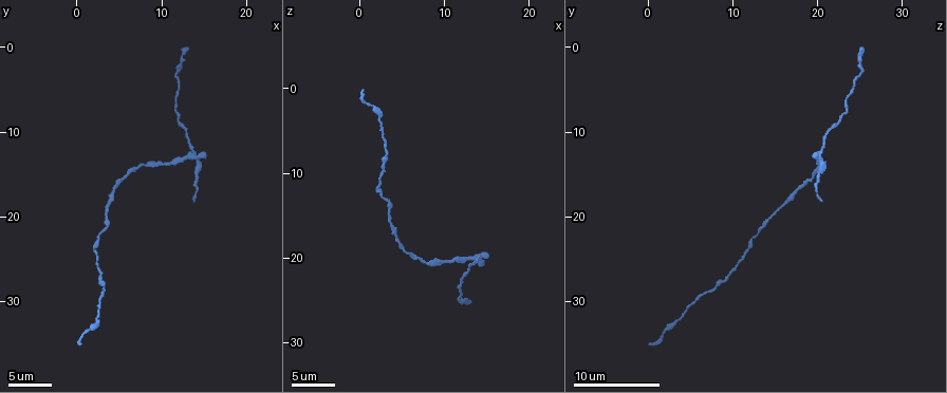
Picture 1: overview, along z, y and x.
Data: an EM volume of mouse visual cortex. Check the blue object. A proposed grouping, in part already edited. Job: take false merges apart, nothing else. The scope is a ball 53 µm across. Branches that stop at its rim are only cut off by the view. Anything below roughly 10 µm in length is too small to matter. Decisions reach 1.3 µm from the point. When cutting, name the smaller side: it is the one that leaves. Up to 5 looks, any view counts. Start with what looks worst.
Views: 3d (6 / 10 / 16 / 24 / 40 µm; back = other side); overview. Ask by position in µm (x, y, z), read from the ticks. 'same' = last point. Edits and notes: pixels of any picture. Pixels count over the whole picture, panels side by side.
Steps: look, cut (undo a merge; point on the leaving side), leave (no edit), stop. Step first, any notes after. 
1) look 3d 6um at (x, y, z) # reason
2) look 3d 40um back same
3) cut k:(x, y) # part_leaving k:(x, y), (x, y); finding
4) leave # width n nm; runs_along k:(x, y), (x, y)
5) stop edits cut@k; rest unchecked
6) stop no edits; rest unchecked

look 3d 10um at (13.8, 12.4, 20.2) # thick turns thin

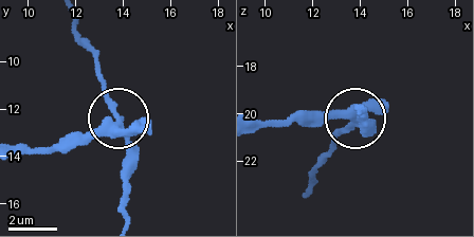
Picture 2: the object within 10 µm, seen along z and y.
look 3d 6um same # closer look

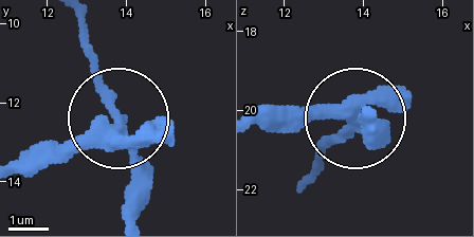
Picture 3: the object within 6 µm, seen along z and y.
cut 3:(127, 187) # part_leaving 3:(119, 125), (81, 18); two neurons meet here

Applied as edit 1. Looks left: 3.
look overview

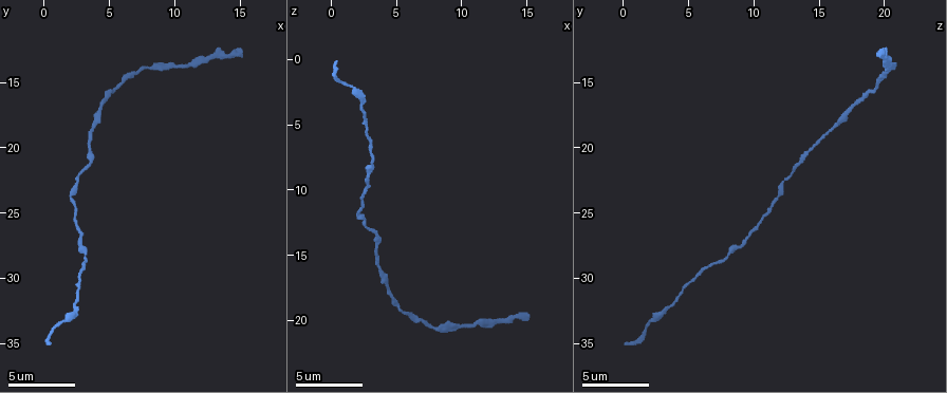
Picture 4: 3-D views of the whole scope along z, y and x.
look 3d 16um at (7.6, 14.0, 20.4) # calibre changes

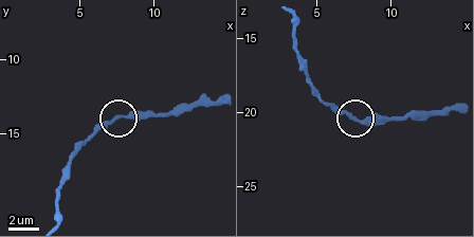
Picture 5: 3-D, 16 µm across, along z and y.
leave # width 280 nm; runs_along 5:(70, 162), (96, 132), (123, 114), (167, 113); one neuron here

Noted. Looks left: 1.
look 3d 16um at (4.4, 16.8, 17.4)

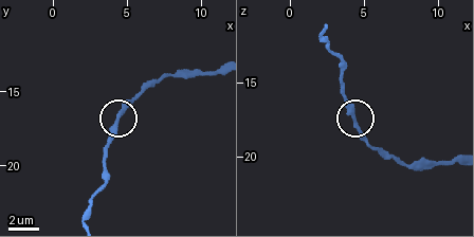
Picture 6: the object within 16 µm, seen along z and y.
leave # all the same neuron

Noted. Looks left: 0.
stop edits cut@3; rest unchecked

